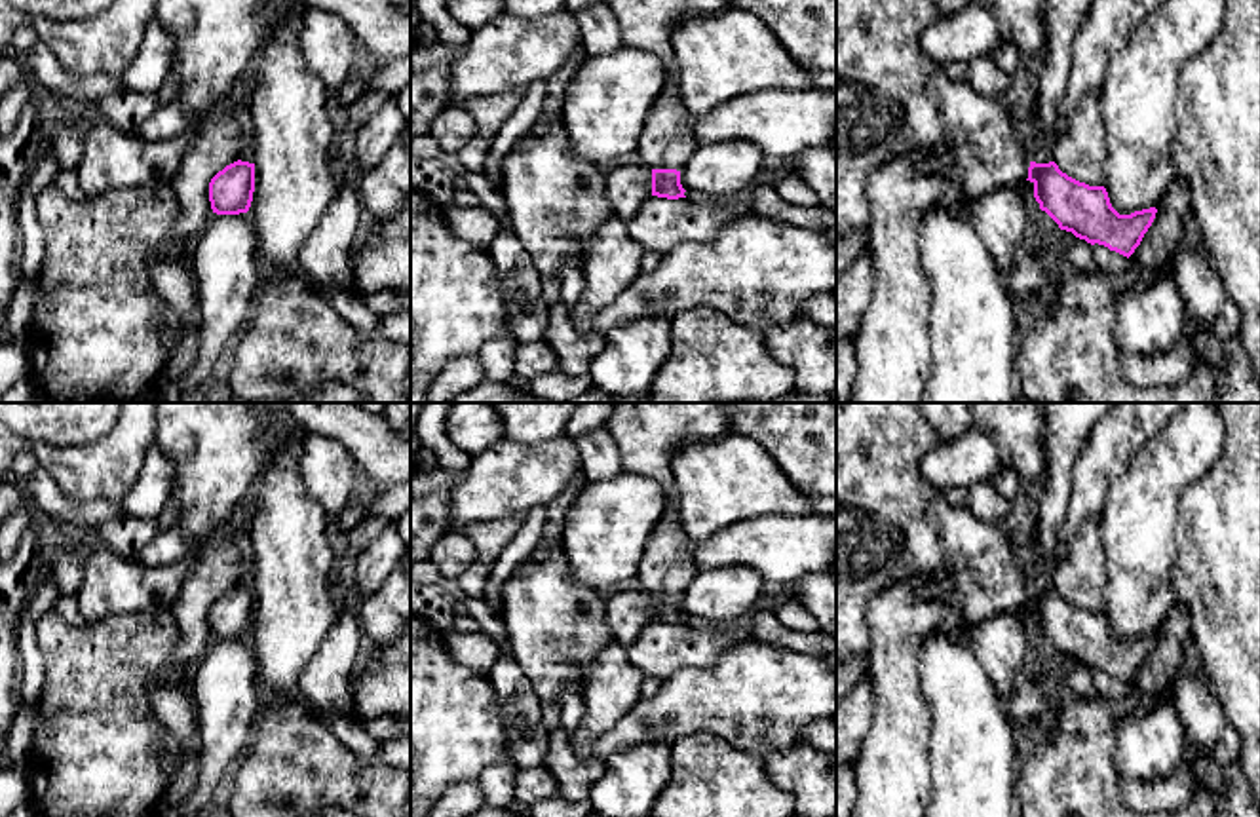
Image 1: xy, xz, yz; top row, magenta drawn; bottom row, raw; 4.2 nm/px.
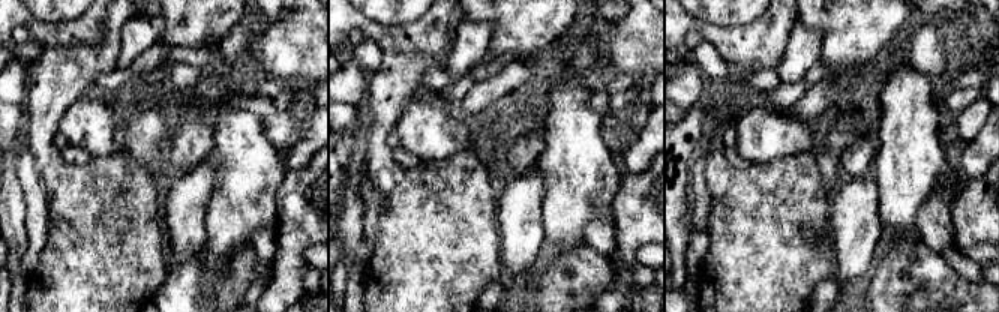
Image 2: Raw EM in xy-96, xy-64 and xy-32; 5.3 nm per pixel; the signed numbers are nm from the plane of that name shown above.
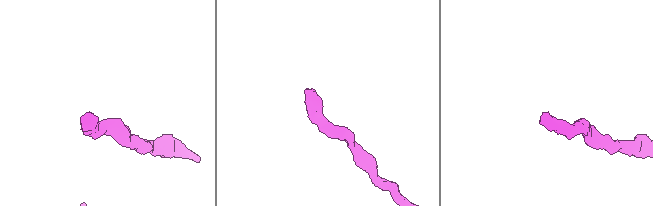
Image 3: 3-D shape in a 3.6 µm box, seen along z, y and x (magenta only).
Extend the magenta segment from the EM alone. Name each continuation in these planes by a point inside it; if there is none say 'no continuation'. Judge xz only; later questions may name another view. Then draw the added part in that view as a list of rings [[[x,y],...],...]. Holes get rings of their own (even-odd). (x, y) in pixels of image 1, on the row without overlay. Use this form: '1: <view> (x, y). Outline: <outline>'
1: xz (668, 565). Outline: [[[669,496],[671,507],[652,530],[639,560],[639,580],[642,591],[650,595],[680,597],[697,574],[694,559],[696,543],[682,530],[673,500],[675,496]]]

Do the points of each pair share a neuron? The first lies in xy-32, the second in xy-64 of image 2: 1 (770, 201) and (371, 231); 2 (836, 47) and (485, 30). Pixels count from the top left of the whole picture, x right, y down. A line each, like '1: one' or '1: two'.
1: two
2: two

